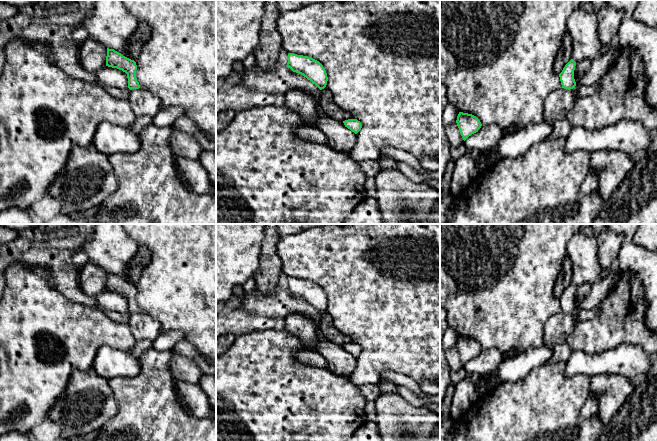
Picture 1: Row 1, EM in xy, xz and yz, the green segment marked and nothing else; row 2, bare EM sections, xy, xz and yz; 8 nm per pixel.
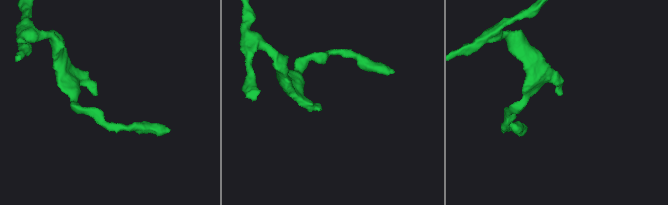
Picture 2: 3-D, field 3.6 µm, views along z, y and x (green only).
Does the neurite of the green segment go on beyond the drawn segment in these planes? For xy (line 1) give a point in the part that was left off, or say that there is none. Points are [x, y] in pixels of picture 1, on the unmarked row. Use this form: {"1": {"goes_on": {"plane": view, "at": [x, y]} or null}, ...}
{"1": {"goes_on": null}}

